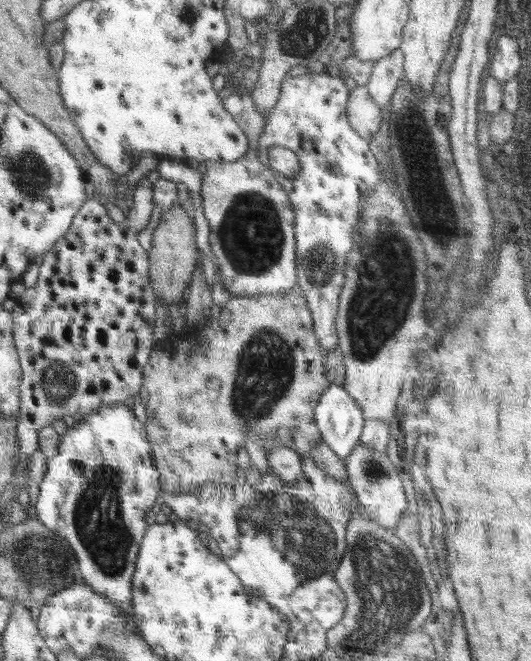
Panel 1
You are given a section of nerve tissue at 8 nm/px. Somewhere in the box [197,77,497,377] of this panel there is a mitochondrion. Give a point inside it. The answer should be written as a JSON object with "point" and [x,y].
{"point":[384,284]}

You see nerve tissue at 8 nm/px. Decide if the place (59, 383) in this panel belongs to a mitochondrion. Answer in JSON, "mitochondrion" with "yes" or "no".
{"mitochondrion":"yes"}

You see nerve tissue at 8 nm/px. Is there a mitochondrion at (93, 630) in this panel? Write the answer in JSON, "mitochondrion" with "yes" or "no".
{"mitochondrion":"no"}

